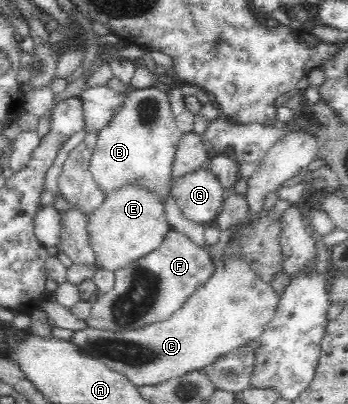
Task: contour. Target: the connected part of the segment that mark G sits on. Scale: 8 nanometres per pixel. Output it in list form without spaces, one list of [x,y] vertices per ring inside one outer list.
[[[203,168],[173,179],[171,194],[181,216],[203,226],[214,222],[227,197],[217,177]]]

